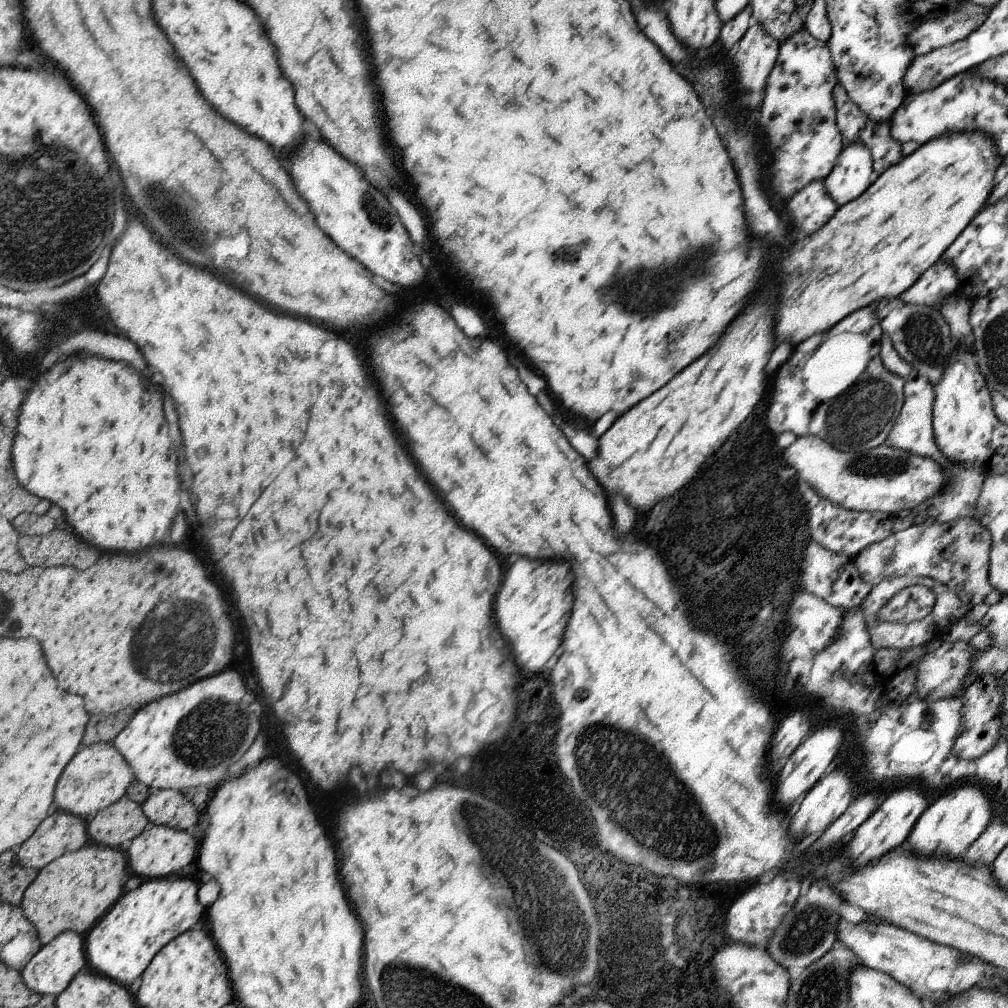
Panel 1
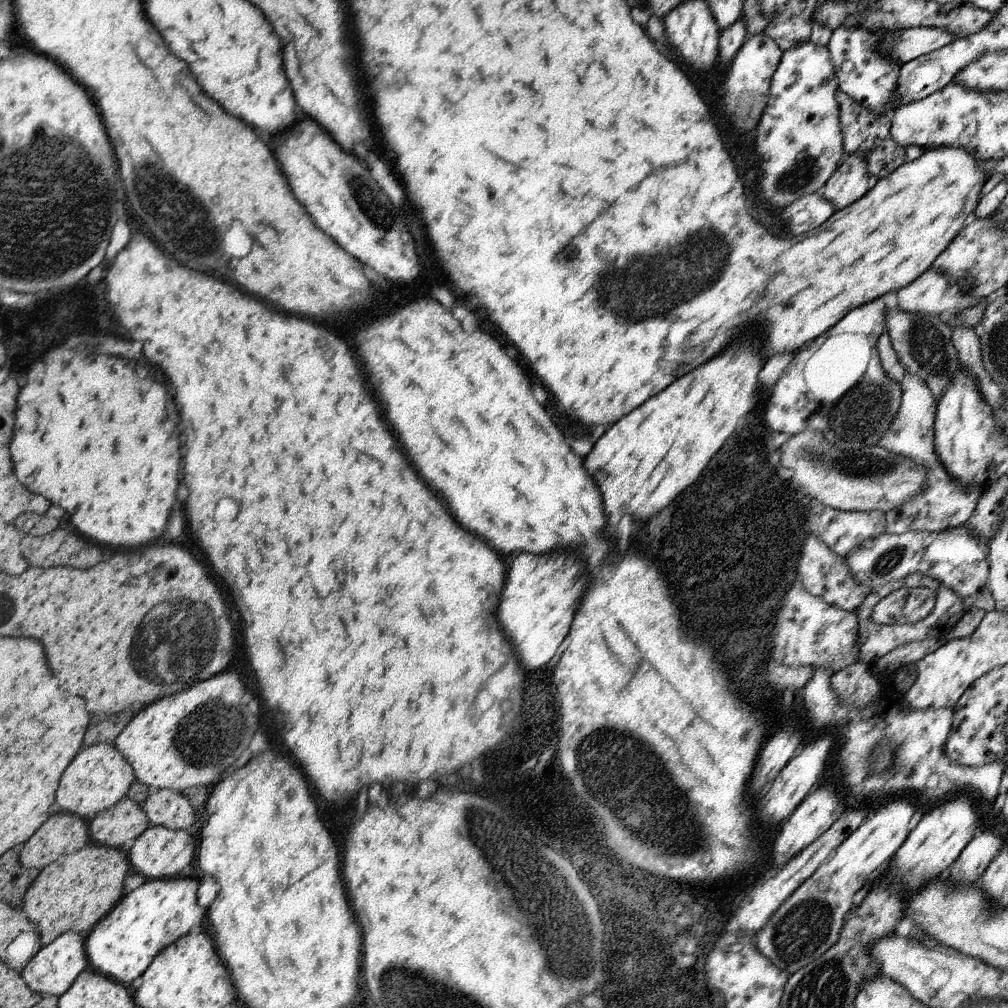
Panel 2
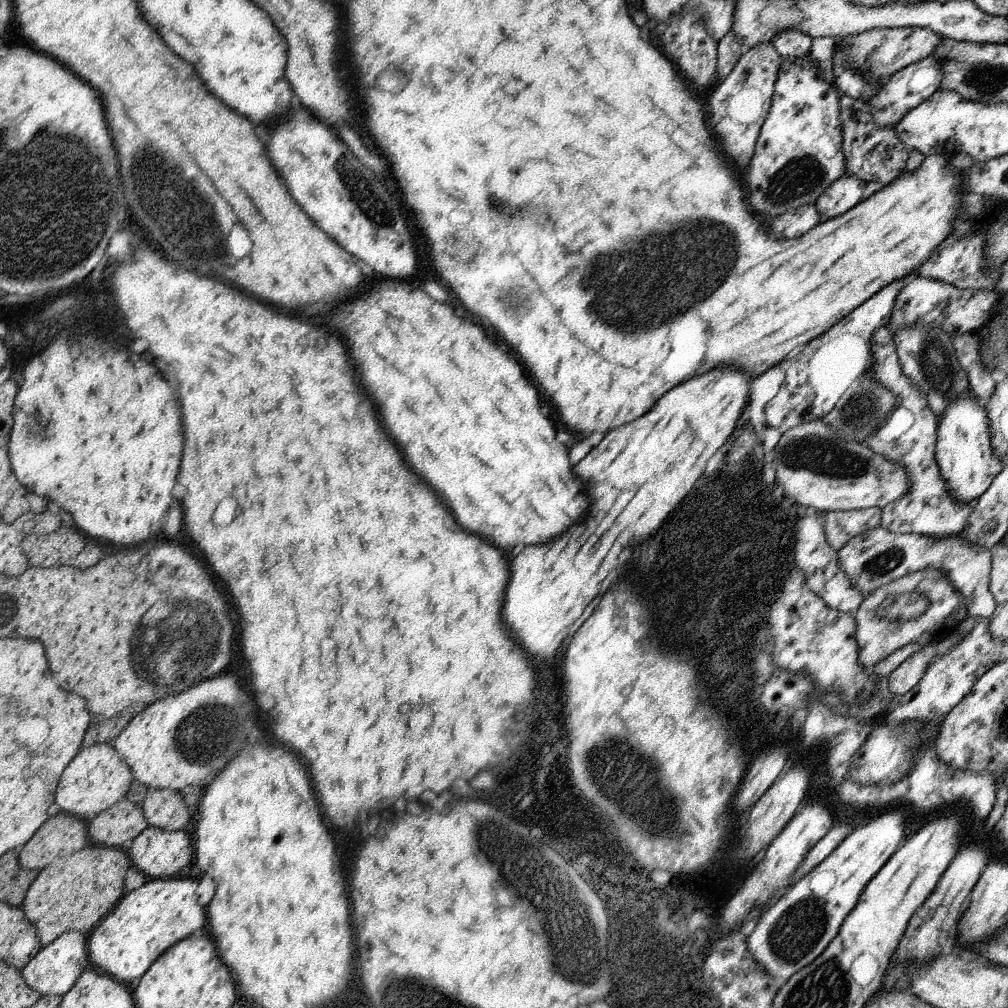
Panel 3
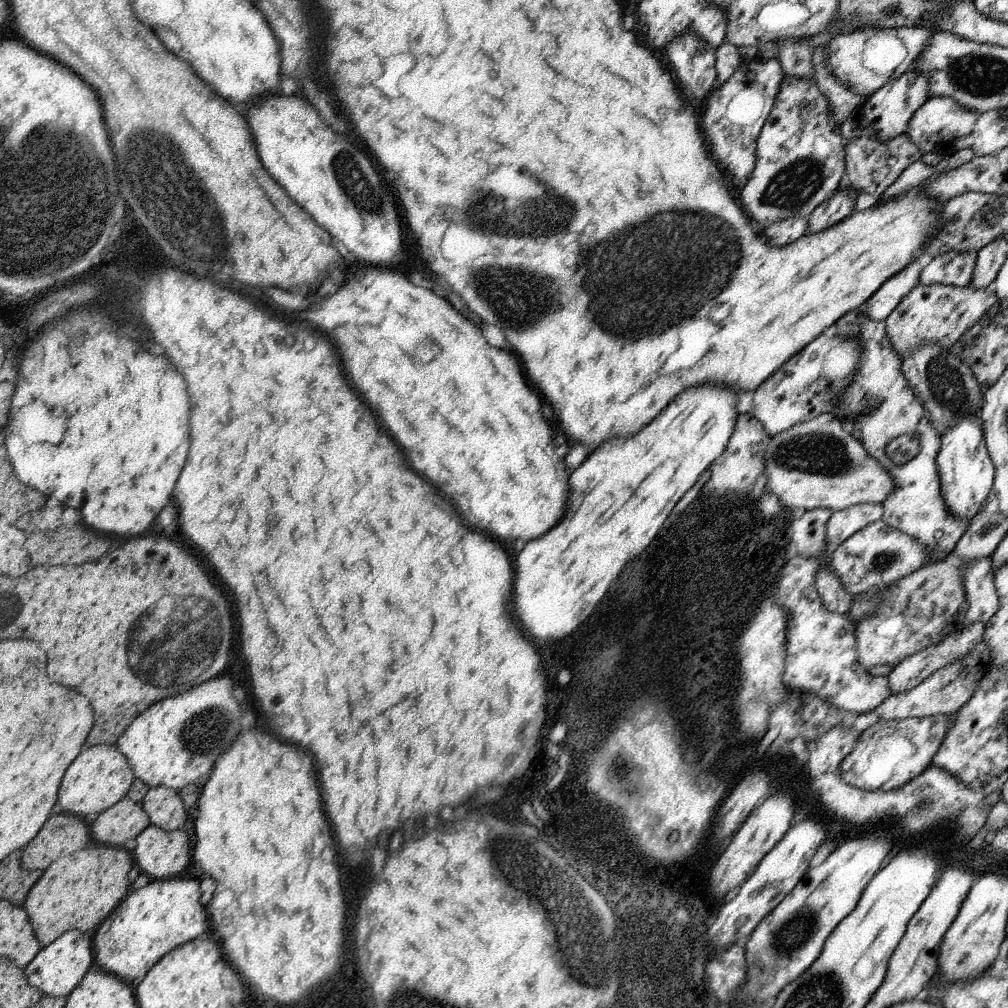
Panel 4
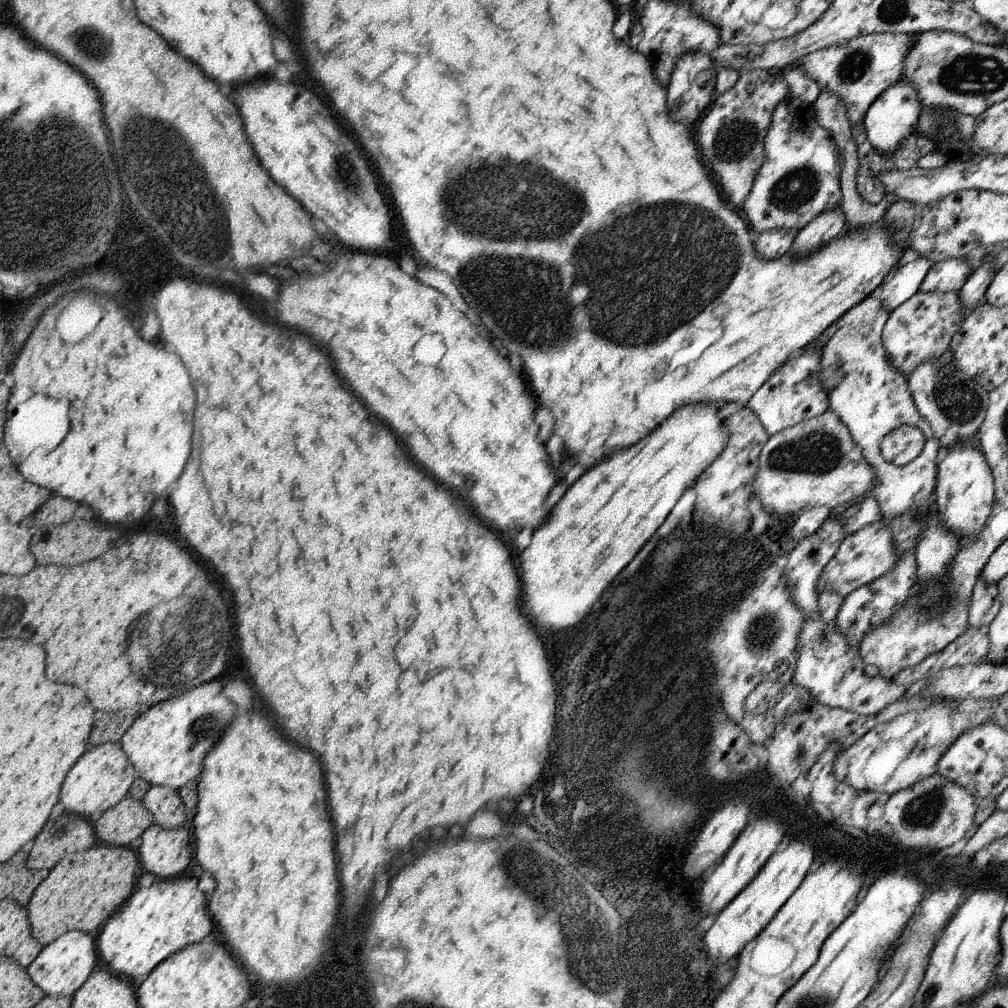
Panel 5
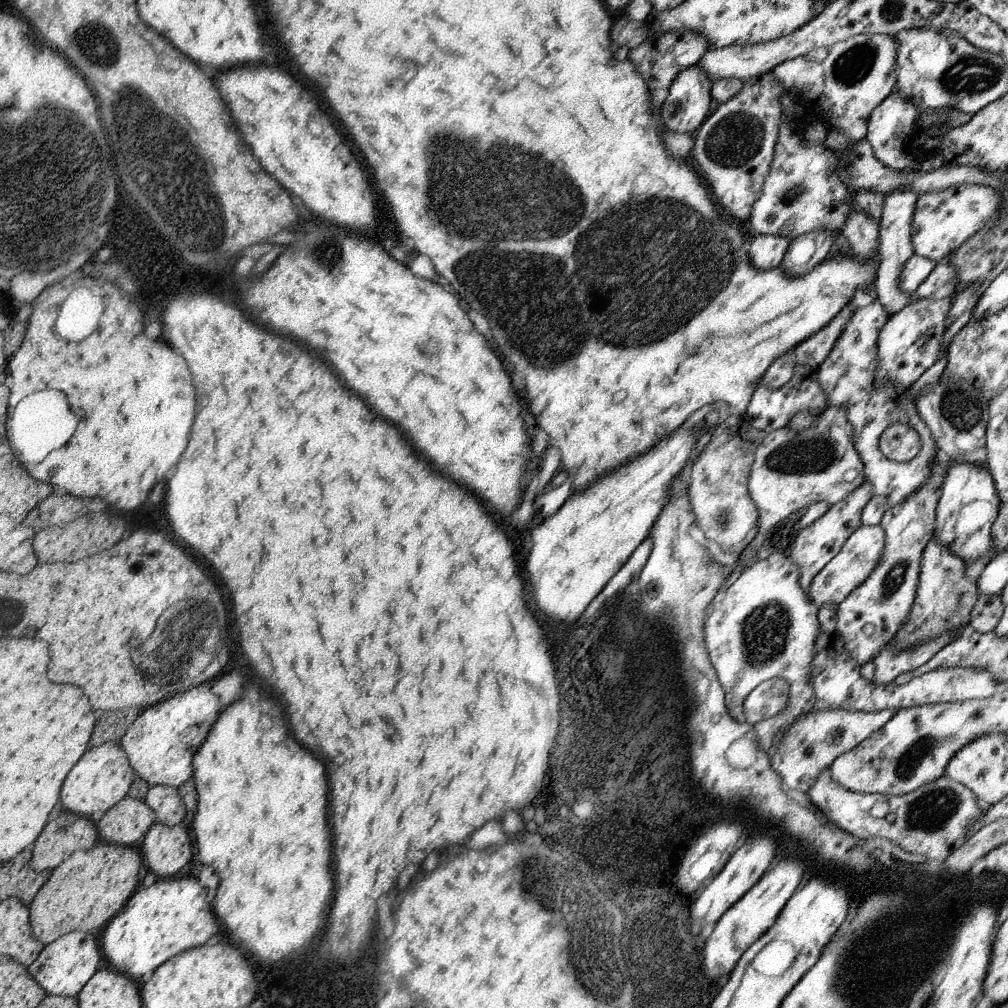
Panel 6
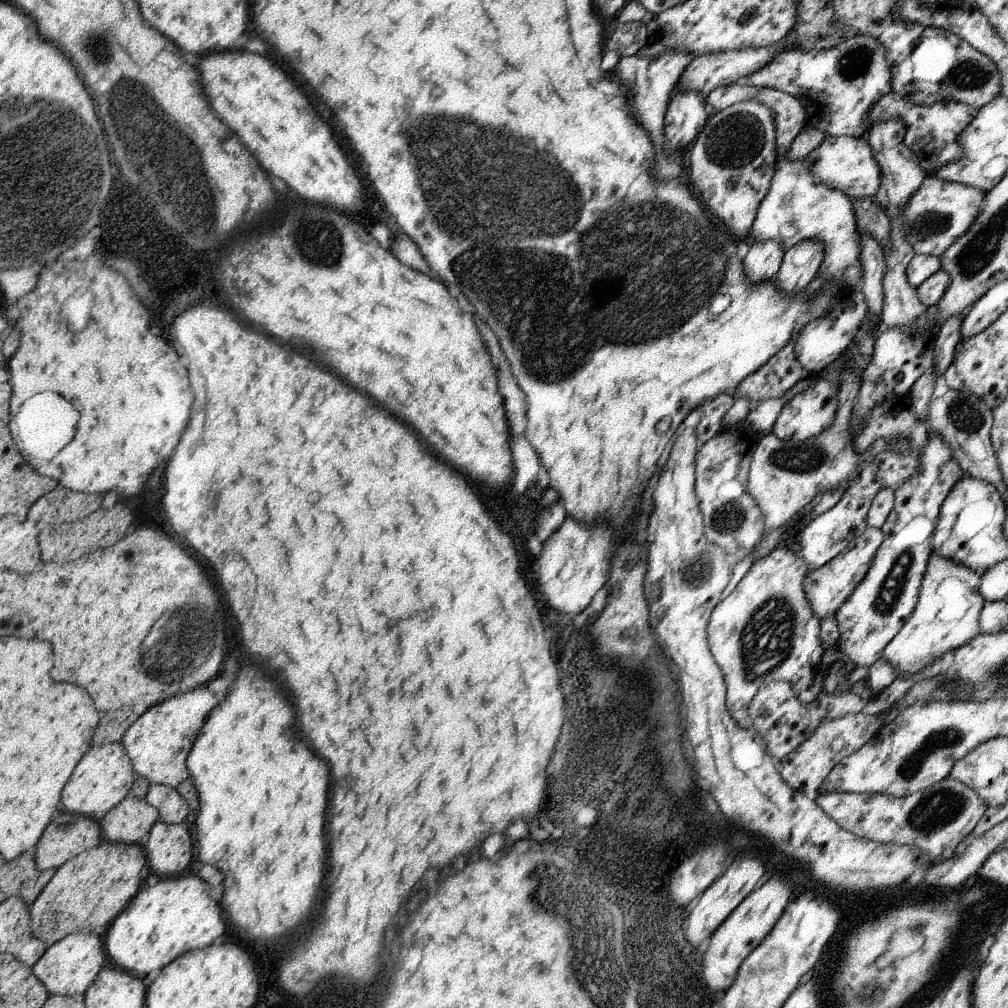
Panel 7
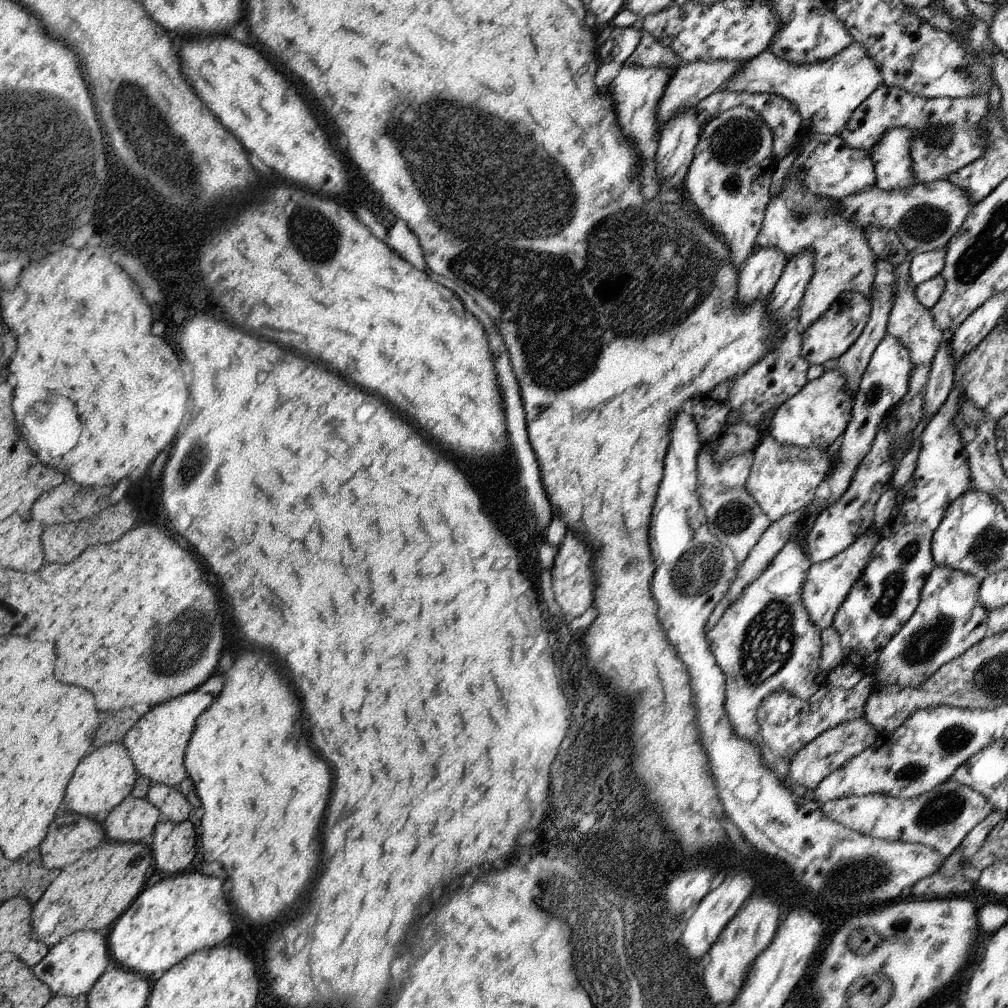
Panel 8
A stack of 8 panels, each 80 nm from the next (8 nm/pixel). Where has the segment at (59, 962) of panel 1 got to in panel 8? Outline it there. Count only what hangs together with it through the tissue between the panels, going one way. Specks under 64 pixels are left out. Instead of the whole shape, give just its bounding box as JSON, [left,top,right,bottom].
[32,929,110,997]

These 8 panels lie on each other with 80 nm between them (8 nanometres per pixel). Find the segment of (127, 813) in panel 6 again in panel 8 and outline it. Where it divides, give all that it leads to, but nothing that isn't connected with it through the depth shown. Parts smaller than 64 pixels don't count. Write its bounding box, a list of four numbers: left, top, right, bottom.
[103,795,160,842]

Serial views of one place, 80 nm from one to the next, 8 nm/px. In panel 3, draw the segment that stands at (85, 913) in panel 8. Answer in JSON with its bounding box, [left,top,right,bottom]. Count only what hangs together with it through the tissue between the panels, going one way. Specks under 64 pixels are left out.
[23,844,132,947]

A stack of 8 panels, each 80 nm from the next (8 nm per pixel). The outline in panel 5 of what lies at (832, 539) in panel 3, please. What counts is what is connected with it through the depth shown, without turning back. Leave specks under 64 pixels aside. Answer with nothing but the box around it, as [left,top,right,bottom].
[839,494,884,536]

